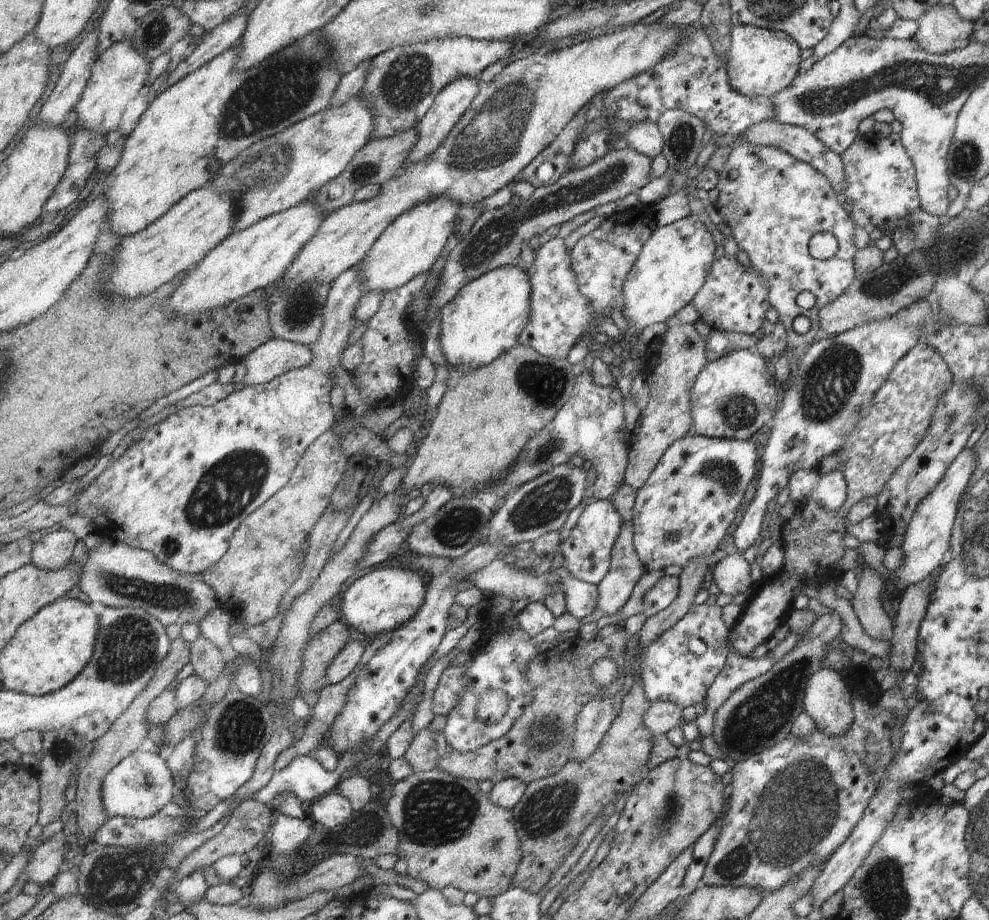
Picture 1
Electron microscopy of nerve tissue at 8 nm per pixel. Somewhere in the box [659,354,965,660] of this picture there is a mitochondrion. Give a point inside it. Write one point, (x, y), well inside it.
(738, 411)

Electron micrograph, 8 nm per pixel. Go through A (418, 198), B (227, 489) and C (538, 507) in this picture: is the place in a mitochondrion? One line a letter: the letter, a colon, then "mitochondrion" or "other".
A: other
B: mitochondrion
C: mitochondrion

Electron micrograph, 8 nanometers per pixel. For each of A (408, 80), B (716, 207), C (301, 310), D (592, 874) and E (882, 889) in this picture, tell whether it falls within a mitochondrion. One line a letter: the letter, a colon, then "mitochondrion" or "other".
A: mitochondrion
B: other
C: mitochondrion
D: other
E: mitochondrion

